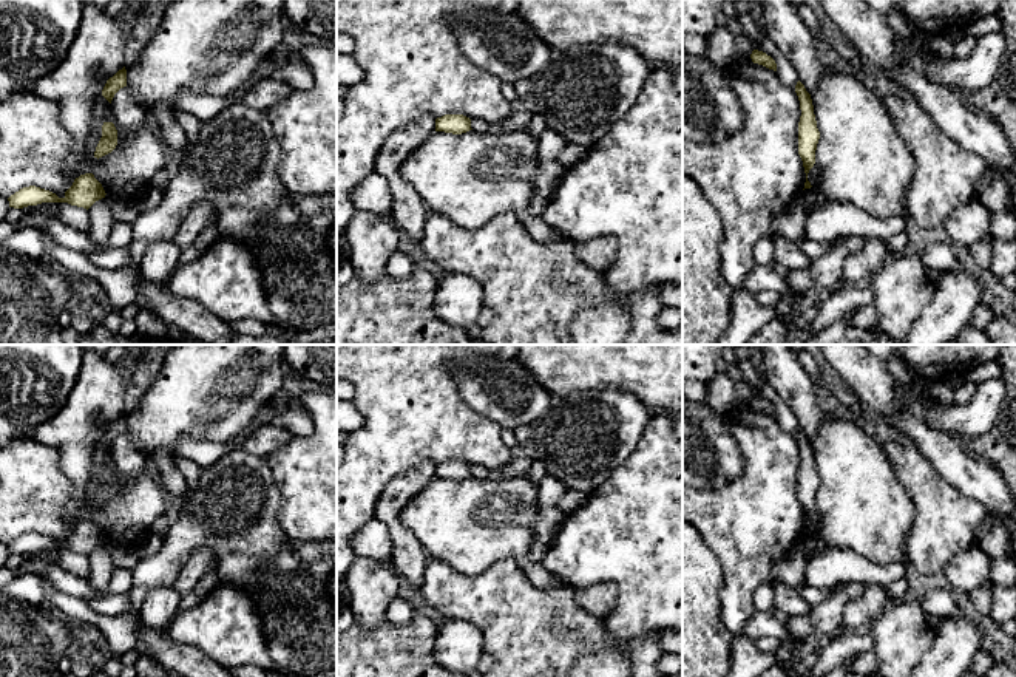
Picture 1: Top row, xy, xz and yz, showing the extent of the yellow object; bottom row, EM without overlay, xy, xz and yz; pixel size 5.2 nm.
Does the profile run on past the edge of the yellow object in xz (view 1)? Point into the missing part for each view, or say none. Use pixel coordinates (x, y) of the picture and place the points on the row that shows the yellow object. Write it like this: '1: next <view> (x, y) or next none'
1: next none

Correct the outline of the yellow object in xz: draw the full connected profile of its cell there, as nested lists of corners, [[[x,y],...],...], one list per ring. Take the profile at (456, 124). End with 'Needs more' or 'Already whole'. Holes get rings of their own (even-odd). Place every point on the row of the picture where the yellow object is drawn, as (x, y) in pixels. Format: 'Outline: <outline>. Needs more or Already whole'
Outline: [[[445,114],[435,119],[435,131],[462,134],[472,130],[471,119],[463,114]]]. Already whole

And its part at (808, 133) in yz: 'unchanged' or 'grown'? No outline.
unchanged

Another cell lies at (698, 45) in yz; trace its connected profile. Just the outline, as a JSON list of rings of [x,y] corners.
[[[682,32],[682,49],[698,57],[707,57],[709,37]]]

